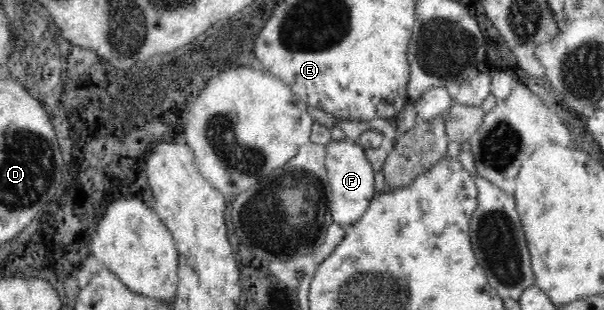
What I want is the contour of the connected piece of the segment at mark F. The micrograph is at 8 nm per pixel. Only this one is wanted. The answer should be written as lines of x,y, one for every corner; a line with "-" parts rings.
347,137
341,140
331,140
326,146
326,171
331,187
332,222
347,226
354,223
366,211
372,199
374,183
373,168
365,157
365,148

